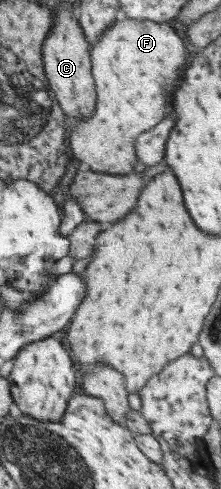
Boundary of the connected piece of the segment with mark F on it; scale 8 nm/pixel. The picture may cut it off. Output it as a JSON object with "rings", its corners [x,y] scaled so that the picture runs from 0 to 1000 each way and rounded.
{"rings":[[[538,35],[498,57],[480,57],[434,86],[403,90],[412,155],[434,190],[425,229],[389,245],[335,245],[308,274],[317,321],[398,335],[403,348],[439,354],[561,358],[611,352],[624,325],[606,317],[606,286],[756,235],[769,196],[824,166],[851,119],[878,106],[882,100],[851,94],[828,74],[751,47]]]}

